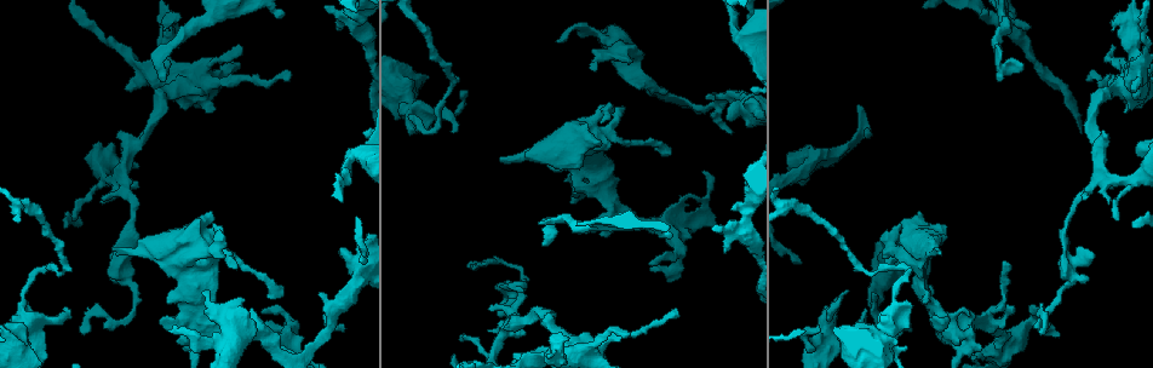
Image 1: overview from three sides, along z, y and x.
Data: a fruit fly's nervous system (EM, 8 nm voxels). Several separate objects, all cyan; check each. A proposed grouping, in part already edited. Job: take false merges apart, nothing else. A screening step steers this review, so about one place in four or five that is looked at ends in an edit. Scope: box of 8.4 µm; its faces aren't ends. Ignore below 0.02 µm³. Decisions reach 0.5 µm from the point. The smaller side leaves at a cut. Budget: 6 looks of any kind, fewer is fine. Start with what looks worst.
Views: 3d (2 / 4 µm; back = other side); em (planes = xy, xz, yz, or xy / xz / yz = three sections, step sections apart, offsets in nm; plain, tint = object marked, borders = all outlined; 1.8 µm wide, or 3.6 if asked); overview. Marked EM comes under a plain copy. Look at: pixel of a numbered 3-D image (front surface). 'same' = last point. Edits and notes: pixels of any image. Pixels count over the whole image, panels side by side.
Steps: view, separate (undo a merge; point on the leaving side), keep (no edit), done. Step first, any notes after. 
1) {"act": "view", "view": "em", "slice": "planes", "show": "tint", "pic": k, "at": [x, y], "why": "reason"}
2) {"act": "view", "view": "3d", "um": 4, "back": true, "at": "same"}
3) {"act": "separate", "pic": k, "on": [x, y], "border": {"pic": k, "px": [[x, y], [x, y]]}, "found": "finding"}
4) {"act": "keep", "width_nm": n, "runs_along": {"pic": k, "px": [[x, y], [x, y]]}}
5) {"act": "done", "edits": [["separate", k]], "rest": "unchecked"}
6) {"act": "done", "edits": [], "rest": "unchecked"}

{"act": "view", "view": "3d", "um": 2, "back": true, "pic": 1, "at": [996, 56], "why": "abrupt turn"}

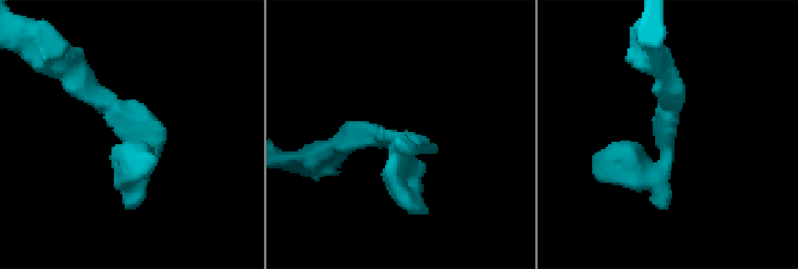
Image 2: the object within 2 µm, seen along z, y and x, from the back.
{"act": "view", "view": "em", "slice": "planes", "show": "tint", "pic": 2, "at": [135, 137]}

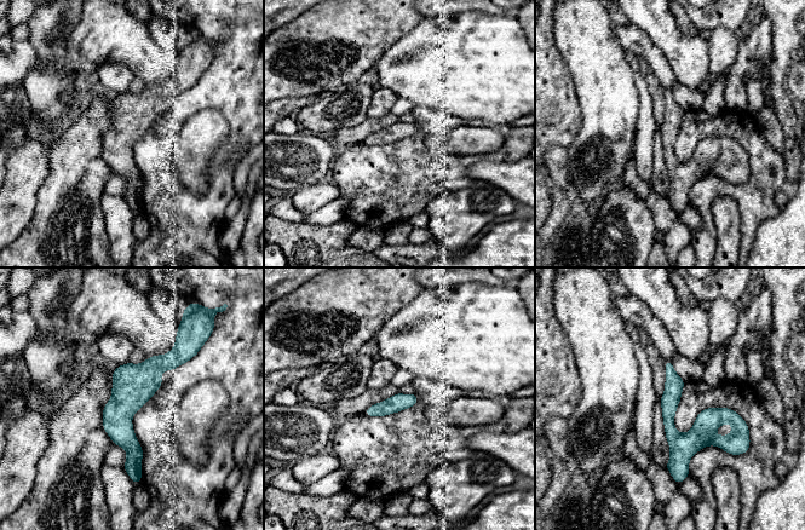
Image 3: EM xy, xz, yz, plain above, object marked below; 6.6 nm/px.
{"act": "keep", "runs_along": {"pic": 3, "px": [[177, 350], [125, 402], [134, 476]]}, "found": "one neuron here"}

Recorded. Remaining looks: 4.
{"act": "view", "view": "3d", "um": 4, "back": true, "pic": 1, "at": [889, 328], "why": "a narrow waist"}

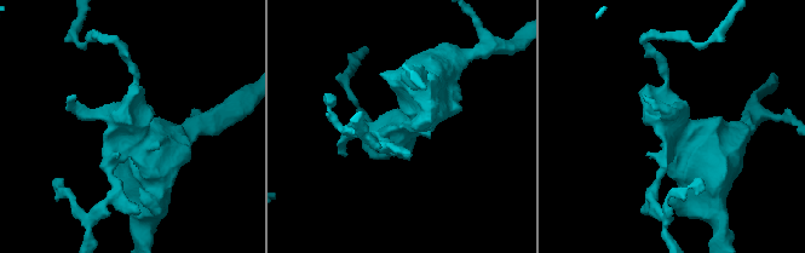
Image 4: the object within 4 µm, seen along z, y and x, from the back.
{"act": "view", "view": "em", "um": 3.6, "slice": "yz", "step": 4, "show": "tint", "pic": 4, "at": [135, 125], "why": "need the tissue"}

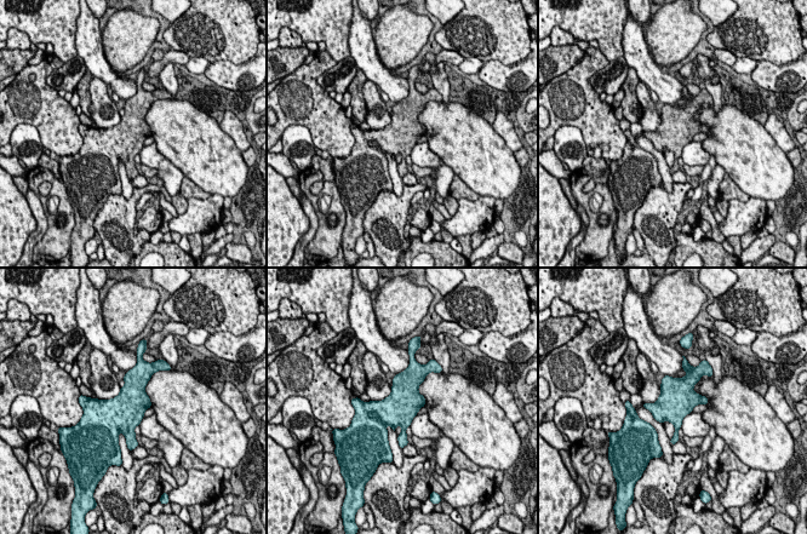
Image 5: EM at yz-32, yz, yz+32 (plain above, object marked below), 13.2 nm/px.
{"act": "view", "view": "em", "um": 3.6, "slice": "planes", "show": "tint", "at": "same", "why": "cut it another way"}

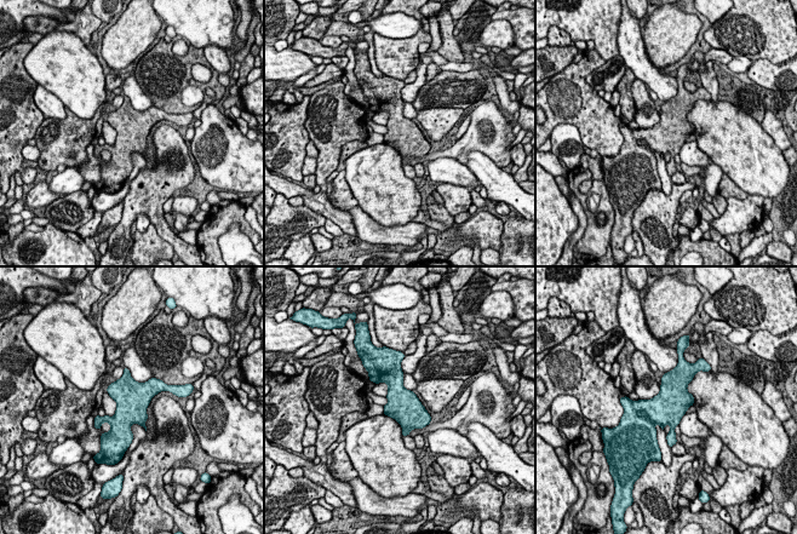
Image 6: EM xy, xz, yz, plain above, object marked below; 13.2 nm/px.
{"act": "keep", "width_nm": 440, "found": "all the same neuron"}

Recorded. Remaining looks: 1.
{"act": "view", "view": "em", "um": 3.6, "slice": "planes", "show": "borders", "pic": 1, "at": [916, 264], "why": "thick turns thin"}

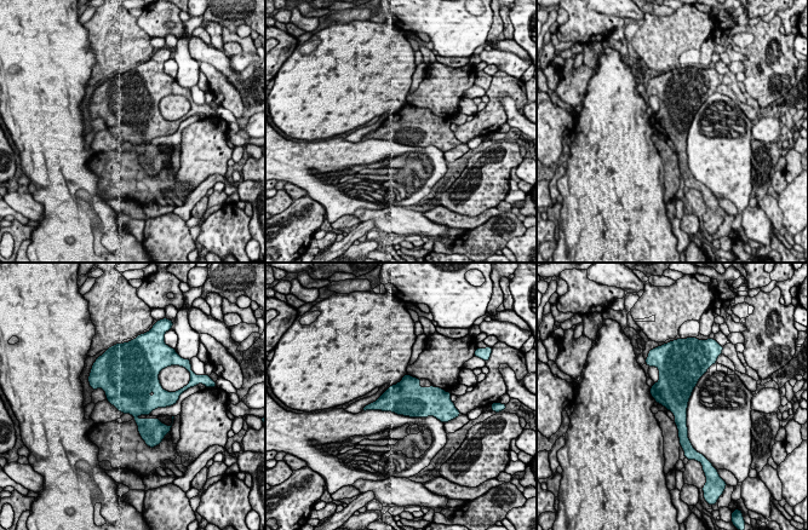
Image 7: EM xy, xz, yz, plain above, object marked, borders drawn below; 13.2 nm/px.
{"act": "keep", "width_nm": 480, "found": "one neuron here"}

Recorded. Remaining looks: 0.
{"act": "done", "edits": [], "rest": "unchecked"}

